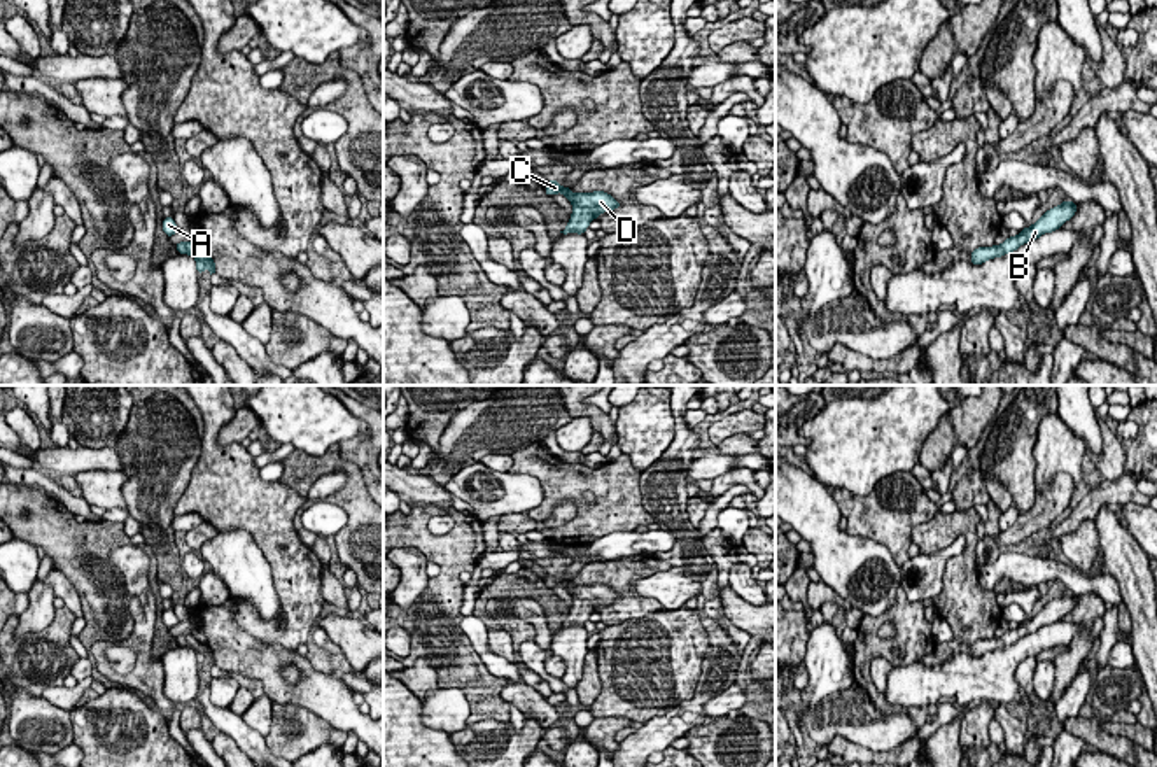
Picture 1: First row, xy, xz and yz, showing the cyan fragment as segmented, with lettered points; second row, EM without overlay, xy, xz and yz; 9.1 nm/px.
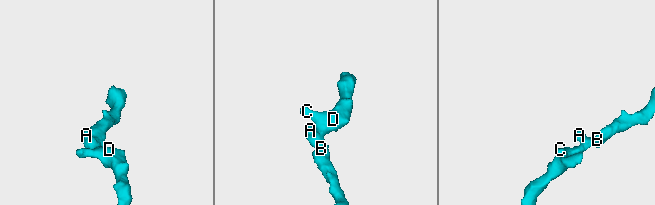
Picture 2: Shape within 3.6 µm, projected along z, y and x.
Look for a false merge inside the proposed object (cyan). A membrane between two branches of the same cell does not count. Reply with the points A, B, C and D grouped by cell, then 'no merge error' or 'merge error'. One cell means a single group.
A B C D | no merge error

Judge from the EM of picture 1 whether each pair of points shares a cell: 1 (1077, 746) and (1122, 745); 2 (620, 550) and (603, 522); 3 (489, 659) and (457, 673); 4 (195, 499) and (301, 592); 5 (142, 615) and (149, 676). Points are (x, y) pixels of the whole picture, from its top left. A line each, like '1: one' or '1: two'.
1: two
2: two
3: two
4: one
5: one

